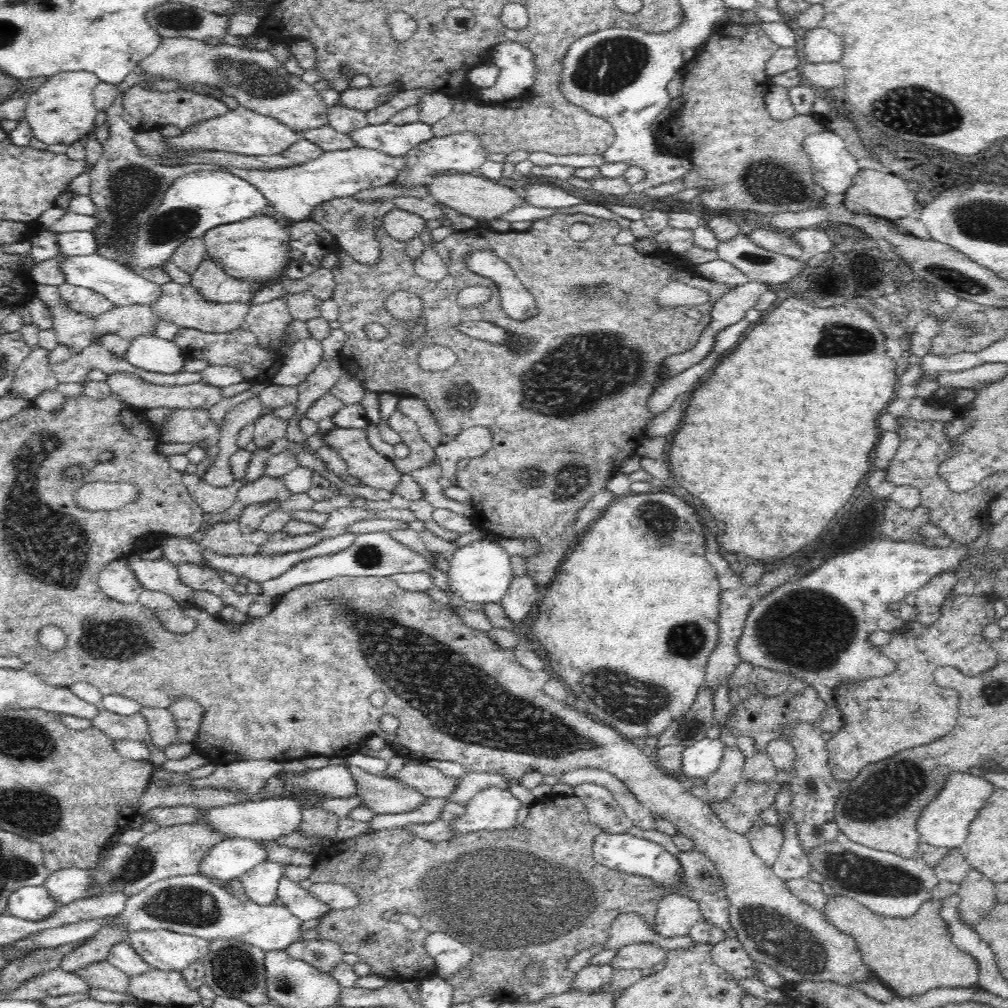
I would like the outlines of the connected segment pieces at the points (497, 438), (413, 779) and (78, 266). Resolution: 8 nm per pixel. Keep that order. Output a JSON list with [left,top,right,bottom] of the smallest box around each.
[[332,213,732,592],[393,761,460,800],[61,253,163,307]]

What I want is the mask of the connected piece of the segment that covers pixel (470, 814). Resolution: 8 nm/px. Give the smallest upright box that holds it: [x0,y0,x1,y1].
[452,786,522,834]

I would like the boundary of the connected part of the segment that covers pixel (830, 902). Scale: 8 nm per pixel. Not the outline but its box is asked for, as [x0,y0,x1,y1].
[822,894,979,998]

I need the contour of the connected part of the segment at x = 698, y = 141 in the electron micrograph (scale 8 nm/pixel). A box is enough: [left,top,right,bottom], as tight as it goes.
[655,9,828,215]

